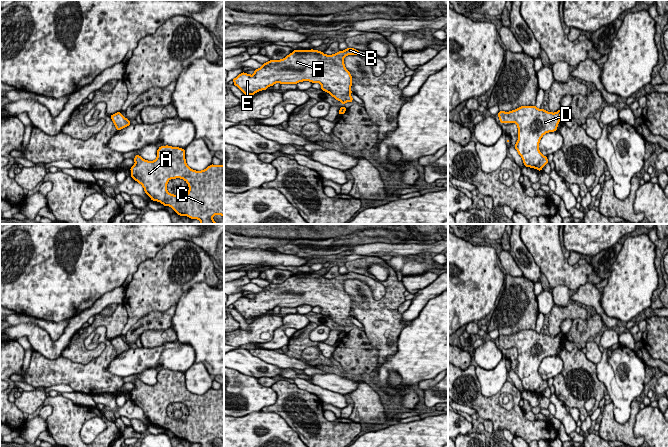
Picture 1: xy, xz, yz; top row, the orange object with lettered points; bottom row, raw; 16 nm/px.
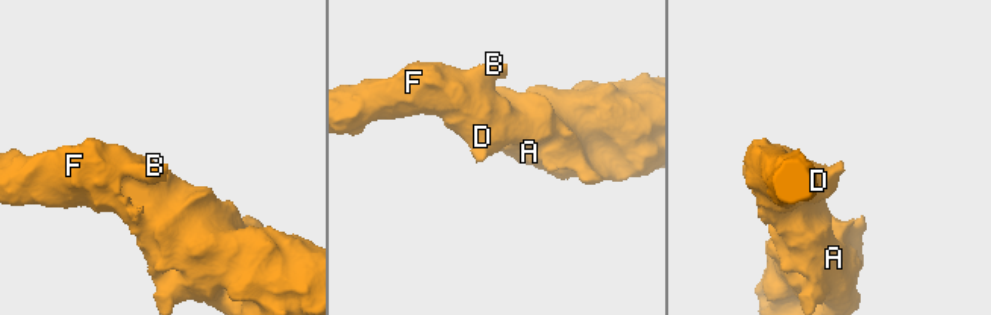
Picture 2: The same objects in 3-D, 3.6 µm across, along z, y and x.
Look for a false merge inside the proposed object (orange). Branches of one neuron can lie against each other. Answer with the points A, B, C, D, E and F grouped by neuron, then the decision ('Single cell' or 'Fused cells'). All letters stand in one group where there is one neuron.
Groups: A B C D E F. Single cell

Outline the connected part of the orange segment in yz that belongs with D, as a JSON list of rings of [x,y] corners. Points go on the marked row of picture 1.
[[[521,106],[509,112],[499,111],[501,123],[517,124],[518,140],[515,149],[526,167],[541,171],[548,163],[547,156],[543,156],[539,150],[539,142],[544,134],[557,130],[562,111],[560,109],[552,113],[536,106]]]

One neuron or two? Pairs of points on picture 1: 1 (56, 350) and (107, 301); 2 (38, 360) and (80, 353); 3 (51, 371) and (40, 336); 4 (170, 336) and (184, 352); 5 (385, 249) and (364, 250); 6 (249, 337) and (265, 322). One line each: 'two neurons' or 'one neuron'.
1: one neuron
2: two neurons
3: two neurons
4: two neurons
5: one neuron
6: one neuron

